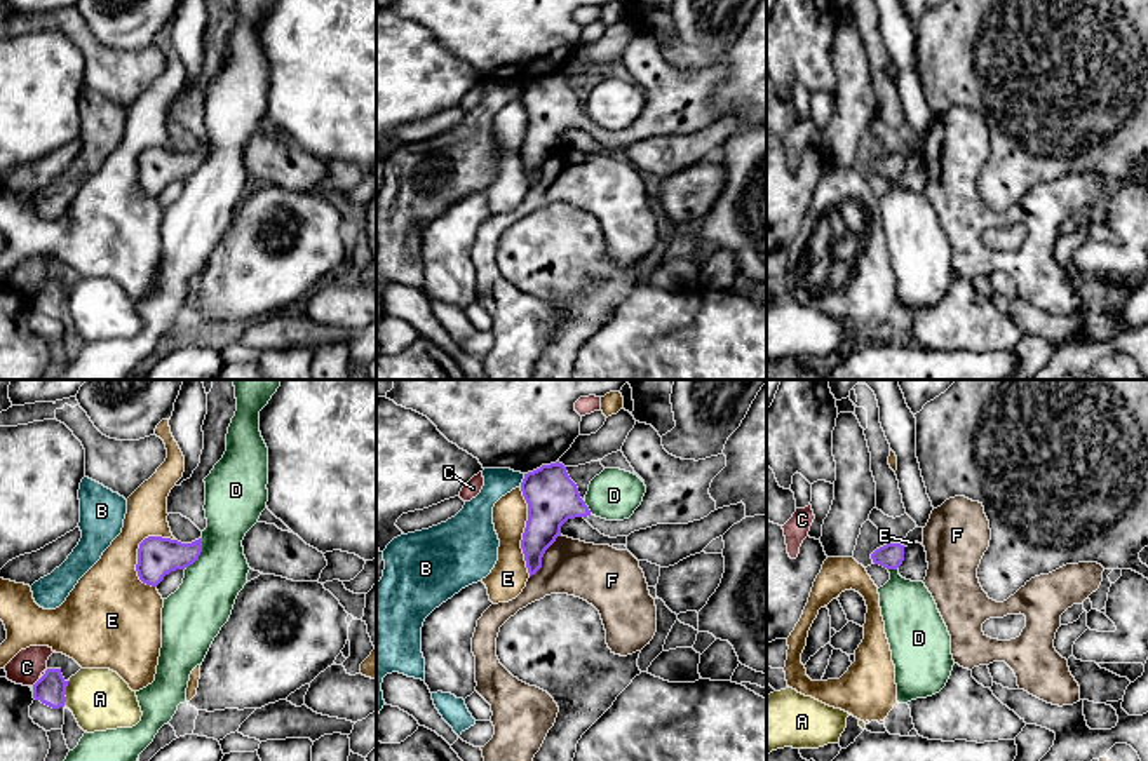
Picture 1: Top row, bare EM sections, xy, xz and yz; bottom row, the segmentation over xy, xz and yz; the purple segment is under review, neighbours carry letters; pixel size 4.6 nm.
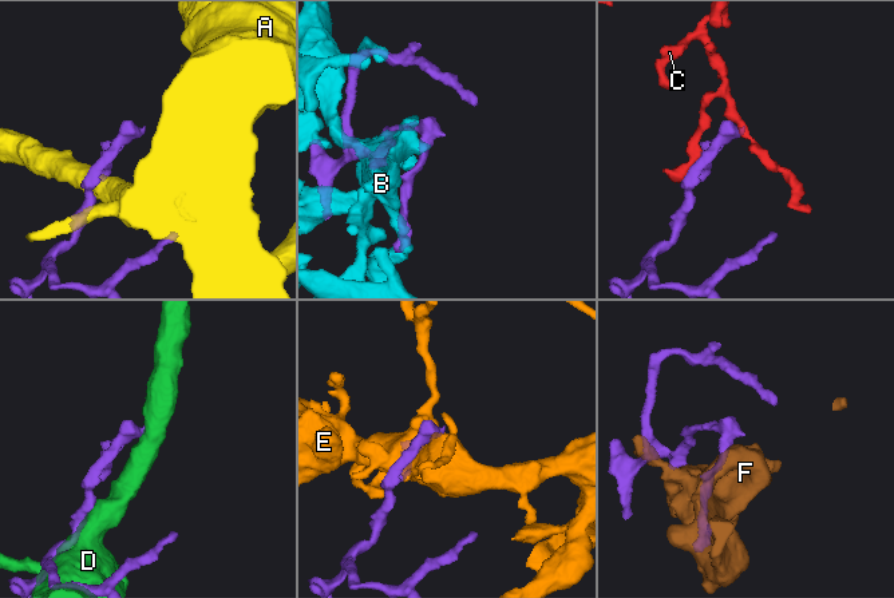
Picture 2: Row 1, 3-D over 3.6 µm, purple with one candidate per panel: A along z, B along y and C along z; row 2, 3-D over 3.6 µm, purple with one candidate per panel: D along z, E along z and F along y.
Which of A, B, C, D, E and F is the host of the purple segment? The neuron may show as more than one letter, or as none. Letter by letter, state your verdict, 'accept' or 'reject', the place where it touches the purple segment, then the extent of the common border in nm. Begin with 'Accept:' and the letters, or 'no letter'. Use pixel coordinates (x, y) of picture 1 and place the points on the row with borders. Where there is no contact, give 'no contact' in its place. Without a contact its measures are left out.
Accept: no letter
A: reject | xy (65, 692) | 120 nm
B: reject | xz (523, 481) | 70 nm
C: reject | xy (37, 681) | 60 nm
D: reject | xy (199, 554) | 160 nm
E: reject | xy (136, 565) | 260 nm
F: reject | xz (542, 556) | 240 nm

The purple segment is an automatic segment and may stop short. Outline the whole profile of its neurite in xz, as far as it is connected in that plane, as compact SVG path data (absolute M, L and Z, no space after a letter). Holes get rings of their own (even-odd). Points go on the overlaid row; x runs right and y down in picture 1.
M639 421L629 432L622 453L646 486L641 505L624 521L592 515L559 461L524 474L521 491L528 521L521 549L530 576L542 568L545 550L561 536L568 519L584 517L601 535L617 538L657 524L688 524L716 510L709 488L726 467L725 455L699 461L676 458L664 449L658 432Z

